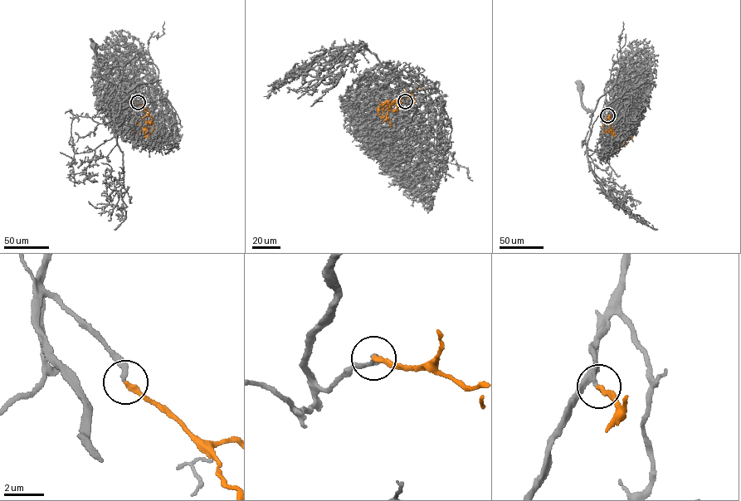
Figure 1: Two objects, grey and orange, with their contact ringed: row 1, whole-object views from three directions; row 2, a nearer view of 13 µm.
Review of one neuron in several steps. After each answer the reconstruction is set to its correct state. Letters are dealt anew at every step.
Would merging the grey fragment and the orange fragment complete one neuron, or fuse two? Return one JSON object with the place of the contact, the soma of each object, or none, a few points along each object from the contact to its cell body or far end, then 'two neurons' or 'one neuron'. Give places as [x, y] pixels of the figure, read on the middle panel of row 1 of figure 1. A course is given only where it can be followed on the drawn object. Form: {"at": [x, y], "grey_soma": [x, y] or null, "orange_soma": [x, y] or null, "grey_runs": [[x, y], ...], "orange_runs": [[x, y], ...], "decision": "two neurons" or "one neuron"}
{"at": [405, 101], "grey_soma": [367, 78], "orange_soma": null, "grey_runs": [[405, 101], [407, 118], [438, 137], [441, 126], [428, 108], [395, 76], [383, 80], [366, 71], [365, 78]], "orange_runs": [[405, 101], [410, 101], [411, 94], [420, 88], [419, 86], [408, 96], [406, 93], [418, 101]], "decision": "one neuron"}

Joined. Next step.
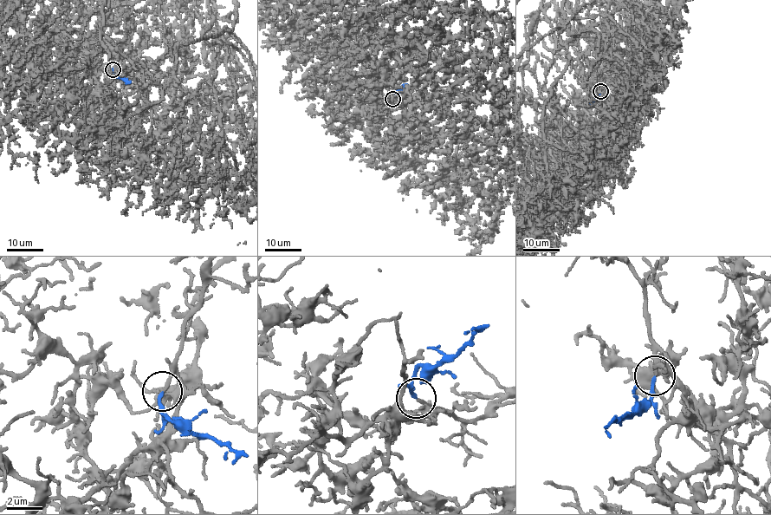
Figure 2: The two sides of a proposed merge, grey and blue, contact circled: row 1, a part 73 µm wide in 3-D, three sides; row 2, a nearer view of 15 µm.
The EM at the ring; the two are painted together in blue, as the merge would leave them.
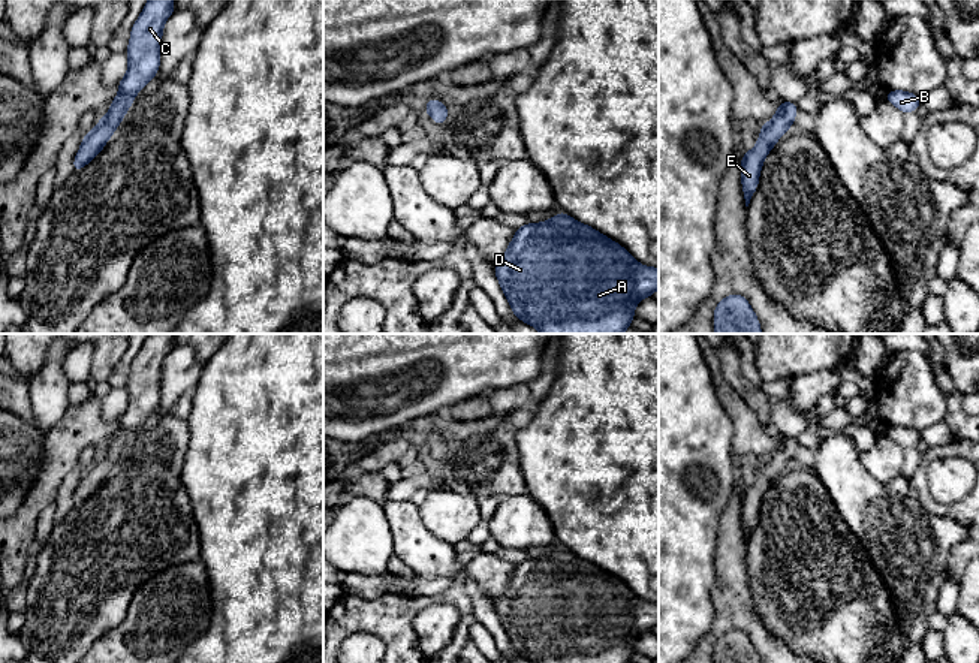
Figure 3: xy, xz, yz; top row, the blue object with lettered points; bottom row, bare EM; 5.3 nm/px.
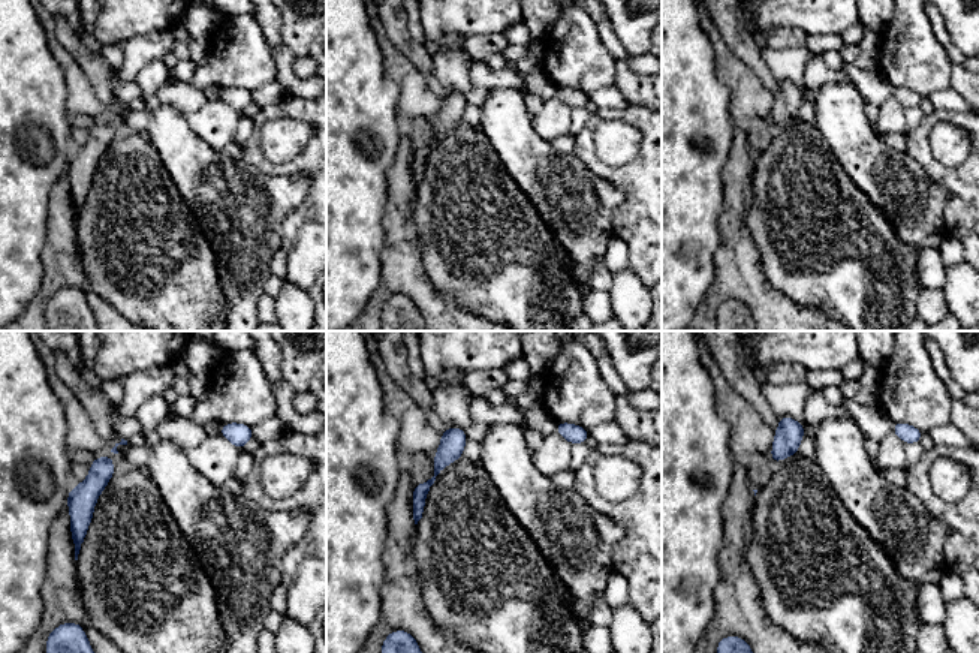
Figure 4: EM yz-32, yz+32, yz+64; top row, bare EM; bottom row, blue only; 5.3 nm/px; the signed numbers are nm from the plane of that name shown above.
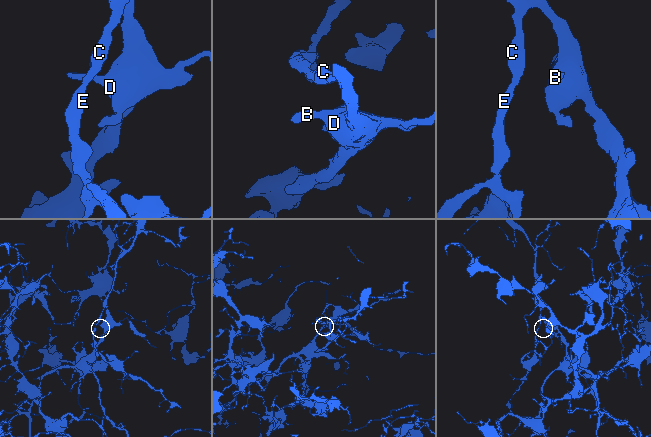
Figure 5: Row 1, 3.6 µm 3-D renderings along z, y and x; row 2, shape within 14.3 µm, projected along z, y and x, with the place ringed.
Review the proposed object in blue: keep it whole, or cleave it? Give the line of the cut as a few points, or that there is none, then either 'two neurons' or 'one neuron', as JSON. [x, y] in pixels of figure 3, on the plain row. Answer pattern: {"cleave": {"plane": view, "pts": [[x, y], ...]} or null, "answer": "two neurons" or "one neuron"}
{"cleave": null, "answer": "one neuron"}

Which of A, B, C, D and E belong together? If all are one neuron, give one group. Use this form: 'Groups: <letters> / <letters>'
Groups: A B C D E

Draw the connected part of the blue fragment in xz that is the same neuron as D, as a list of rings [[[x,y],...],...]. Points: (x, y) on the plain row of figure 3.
[[[563,546],[516,564],[494,611],[513,650],[533,663],[630,663],[638,638],[659,624],[659,603],[641,600],[618,578]]]

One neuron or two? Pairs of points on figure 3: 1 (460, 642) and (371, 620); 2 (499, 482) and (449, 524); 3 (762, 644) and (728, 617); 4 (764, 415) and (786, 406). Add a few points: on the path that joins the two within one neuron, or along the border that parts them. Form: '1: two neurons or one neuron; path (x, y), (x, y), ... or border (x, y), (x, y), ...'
1: one neuron; path (464, 611), (454, 599), (434, 599), (403, 609)
2: two neurons; border (443, 490), (473, 497), (478, 502)
3: one neuron; path (758, 635), (737, 617)
4: two neurons; border (768, 398), (771, 419), (782, 434)

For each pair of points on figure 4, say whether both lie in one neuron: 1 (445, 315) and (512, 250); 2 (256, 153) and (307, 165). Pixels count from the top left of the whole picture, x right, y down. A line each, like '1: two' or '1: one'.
1: two
2: one

